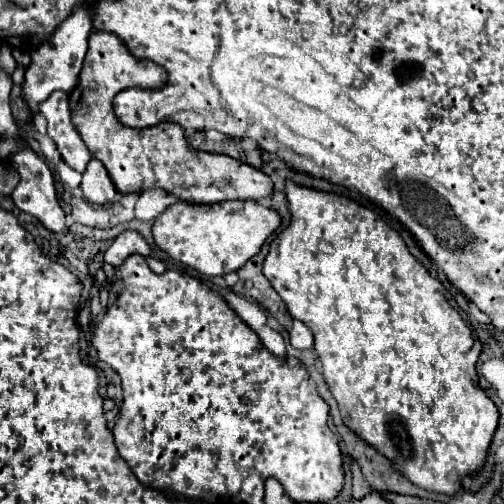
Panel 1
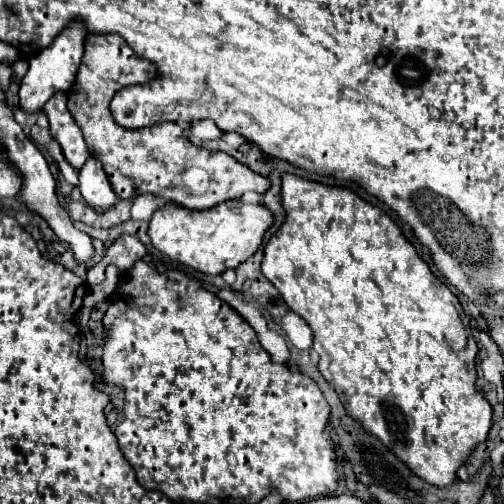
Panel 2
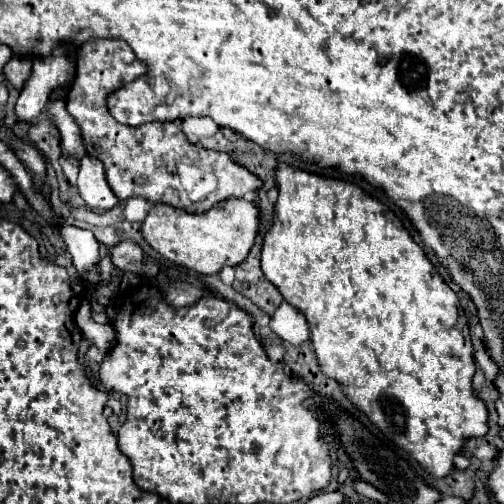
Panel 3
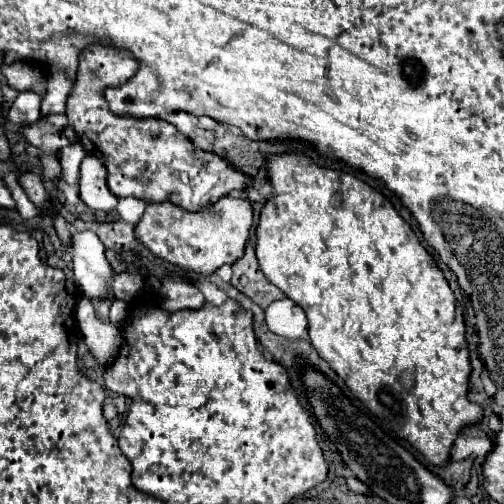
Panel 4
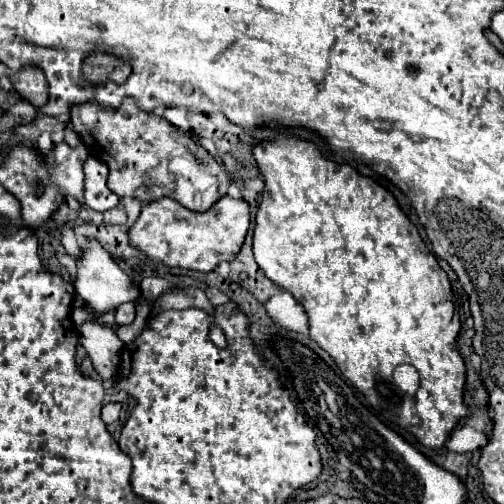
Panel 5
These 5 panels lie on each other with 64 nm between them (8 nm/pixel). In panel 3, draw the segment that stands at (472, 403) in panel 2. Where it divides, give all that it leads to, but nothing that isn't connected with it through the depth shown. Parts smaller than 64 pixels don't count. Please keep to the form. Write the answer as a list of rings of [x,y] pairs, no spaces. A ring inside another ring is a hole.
[[[280,164],[276,170],[276,182],[278,182],[278,202],[276,202],[276,218],[270,228],[270,232],[264,236],[262,246],[262,272],[264,276],[280,290],[284,300],[292,304],[296,310],[300,310],[308,324],[310,324],[310,340],[320,364],[320,370],[336,380],[342,386],[342,392],[346,398],[368,416],[368,420],[388,438],[392,440],[400,450],[404,450],[408,456],[412,456],[422,470],[426,470],[434,478],[444,478],[454,470],[454,456],[462,452],[464,442],[468,438],[478,438],[488,432],[488,408],[486,404],[474,394],[472,388],[472,376],[476,372],[474,360],[472,360],[472,344],[464,346],[464,340],[450,336],[450,330],[458,322],[458,296],[446,286],[446,282],[436,274],[430,260],[424,256],[422,248],[412,240],[408,230],[402,226],[402,222],[392,214],[388,206],[382,206],[376,198],[368,196],[362,188],[358,188],[352,182],[334,180],[316,176],[310,172],[296,170],[288,164]]]

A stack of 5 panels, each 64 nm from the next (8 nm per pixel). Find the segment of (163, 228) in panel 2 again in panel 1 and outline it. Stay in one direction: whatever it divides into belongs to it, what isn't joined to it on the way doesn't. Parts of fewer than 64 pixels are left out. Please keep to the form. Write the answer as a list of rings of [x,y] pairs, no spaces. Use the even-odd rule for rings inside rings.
[[[252,200],[216,204],[176,202],[156,218],[152,232],[156,246],[168,252],[174,260],[192,266],[206,276],[224,276],[240,270],[252,256],[256,256],[280,222],[282,218],[276,210],[264,208]]]

